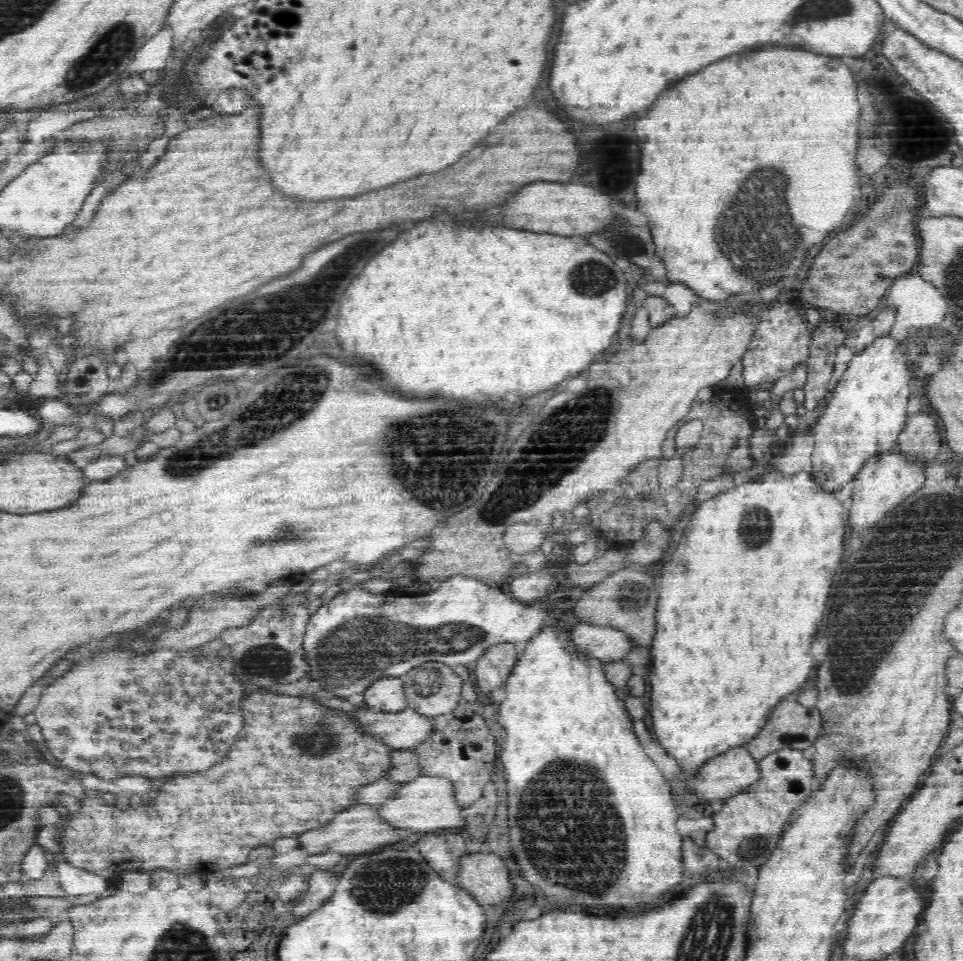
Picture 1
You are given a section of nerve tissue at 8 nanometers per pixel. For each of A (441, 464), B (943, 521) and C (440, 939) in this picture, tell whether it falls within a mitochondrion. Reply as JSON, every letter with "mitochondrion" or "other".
{"A":"mitochondrion","B":"mitochondrion","C":"other"}

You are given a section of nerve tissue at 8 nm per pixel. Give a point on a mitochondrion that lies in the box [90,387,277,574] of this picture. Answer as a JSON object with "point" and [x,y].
{"point":[218,401]}

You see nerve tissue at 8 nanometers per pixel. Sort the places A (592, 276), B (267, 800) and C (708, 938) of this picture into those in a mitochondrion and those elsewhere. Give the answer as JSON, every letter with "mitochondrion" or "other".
{"A":"mitochondrion","B":"other","C":"mitochondrion"}

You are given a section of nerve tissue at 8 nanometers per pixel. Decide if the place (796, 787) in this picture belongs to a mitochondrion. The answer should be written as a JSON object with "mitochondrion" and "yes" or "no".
{"mitochondrion":"no"}

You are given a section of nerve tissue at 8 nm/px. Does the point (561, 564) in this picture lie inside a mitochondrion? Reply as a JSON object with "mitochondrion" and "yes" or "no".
{"mitochondrion":"no"}

